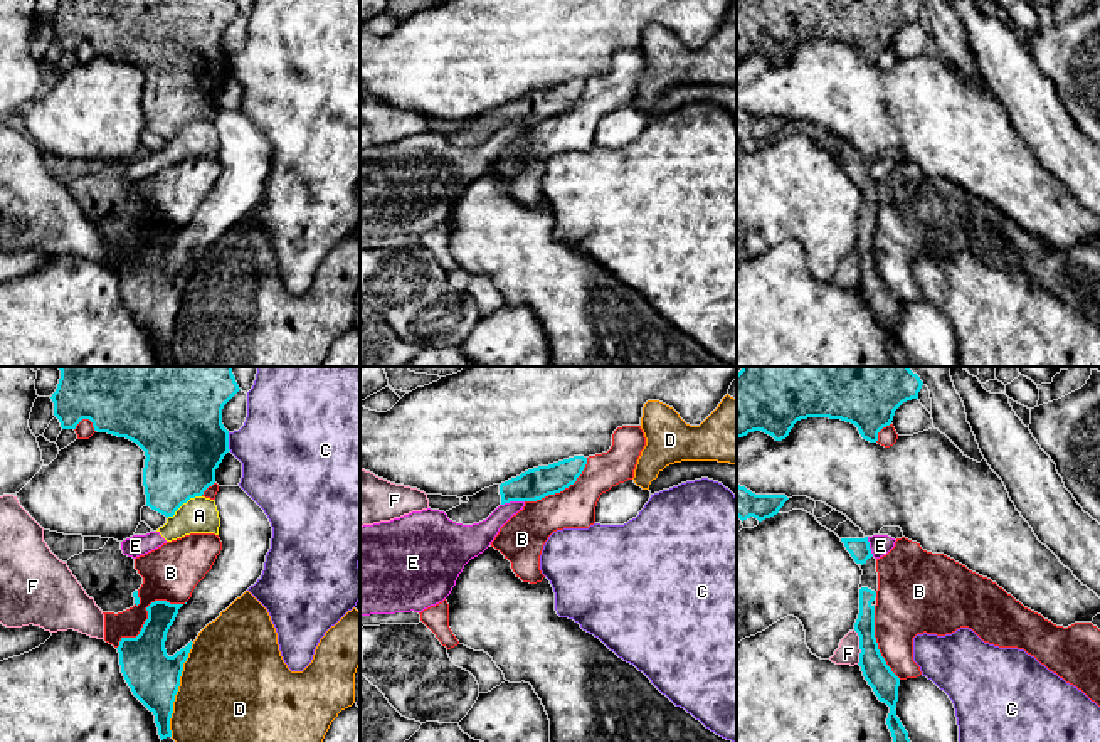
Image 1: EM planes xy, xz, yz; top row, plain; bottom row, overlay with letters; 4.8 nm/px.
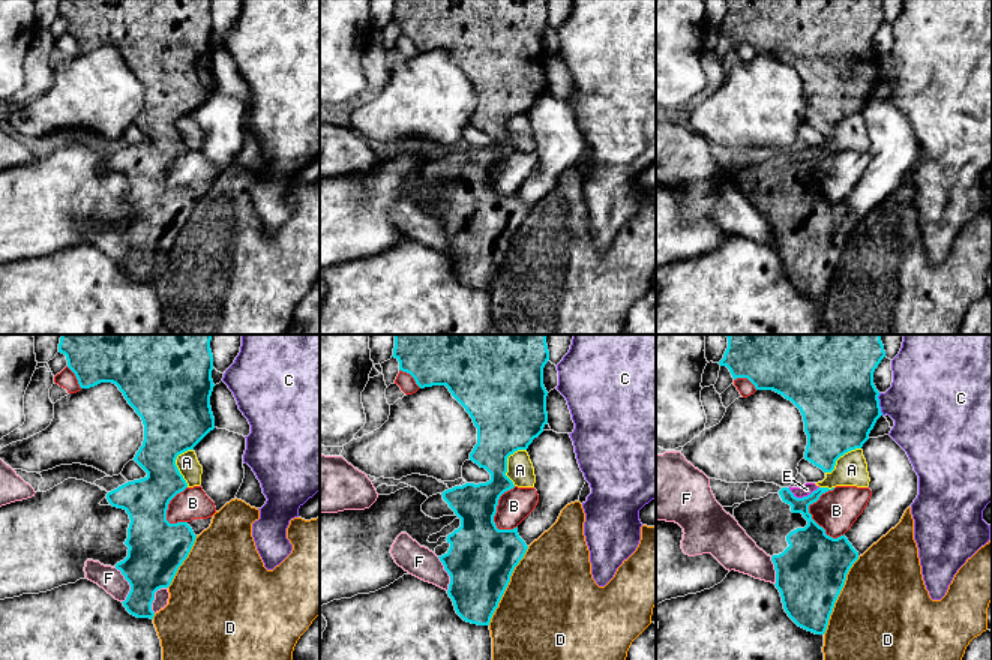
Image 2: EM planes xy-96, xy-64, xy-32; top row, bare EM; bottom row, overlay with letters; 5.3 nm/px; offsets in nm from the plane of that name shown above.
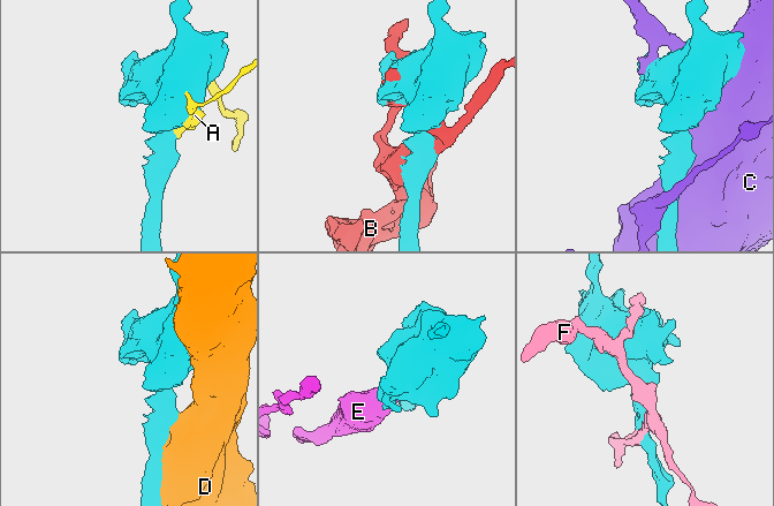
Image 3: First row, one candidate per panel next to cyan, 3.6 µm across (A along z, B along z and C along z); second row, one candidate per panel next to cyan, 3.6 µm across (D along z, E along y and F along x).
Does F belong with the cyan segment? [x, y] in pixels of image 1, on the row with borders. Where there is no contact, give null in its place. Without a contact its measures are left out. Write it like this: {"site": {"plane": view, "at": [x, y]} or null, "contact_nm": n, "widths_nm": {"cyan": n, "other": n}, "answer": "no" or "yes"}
{"site": {"plane": "yz", "at": [860, 646]}, "contact_nm": 170, "widths_nm": {"cyan": 130, "other": 110}, "answer": "no"}

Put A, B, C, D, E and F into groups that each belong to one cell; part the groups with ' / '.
A E / B / C / D / F

